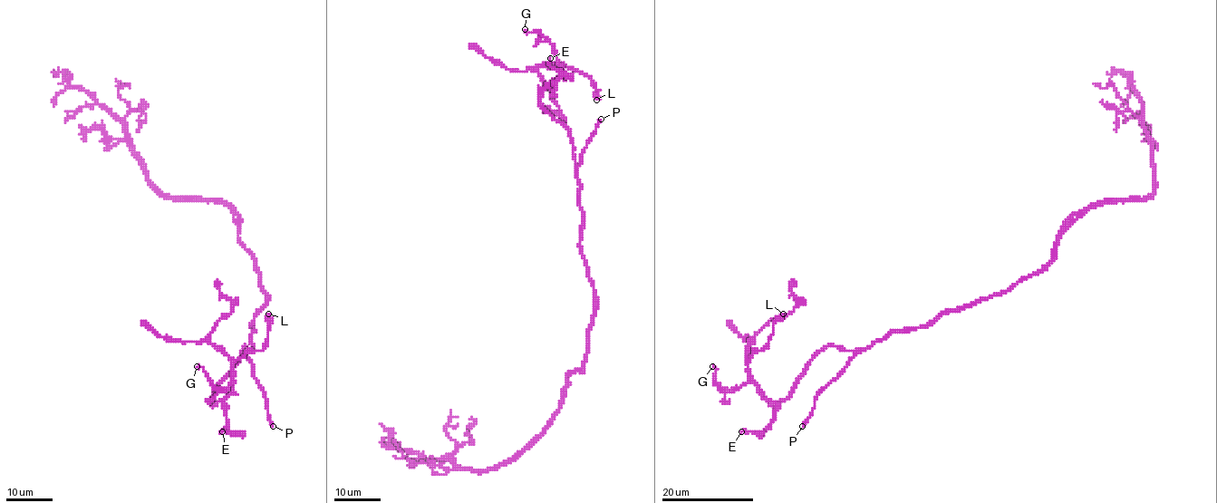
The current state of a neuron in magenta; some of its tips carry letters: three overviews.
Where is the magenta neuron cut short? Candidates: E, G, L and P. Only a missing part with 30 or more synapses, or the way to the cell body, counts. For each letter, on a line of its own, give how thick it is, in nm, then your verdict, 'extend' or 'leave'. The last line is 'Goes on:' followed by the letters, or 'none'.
E: 240 nm | leave
G: 240 nm | leave
L: 320 nm | leave
P: 300 nm | extend
Goes on: P

